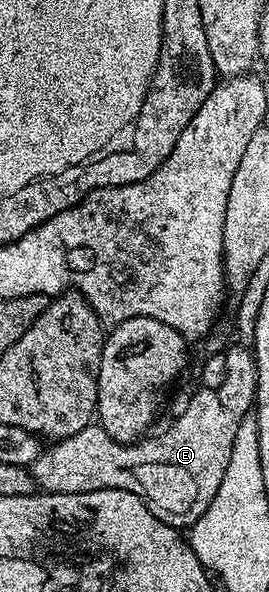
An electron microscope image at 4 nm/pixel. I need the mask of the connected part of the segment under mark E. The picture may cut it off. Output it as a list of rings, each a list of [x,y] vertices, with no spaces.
[[[198,389],[191,394],[188,409],[173,422],[167,431],[143,437],[136,443],[117,443],[108,437],[102,426],[91,425],[72,437],[51,442],[28,470],[35,484],[46,493],[71,495],[100,489],[124,489],[143,499],[151,513],[164,517],[171,527],[186,529],[204,509],[208,509],[208,505],[212,505],[212,497],[216,497],[216,489],[220,489],[220,481],[224,481],[224,469],[228,469],[228,457],[232,457],[232,441],[236,437],[236,420],[224,410],[217,390]]]

